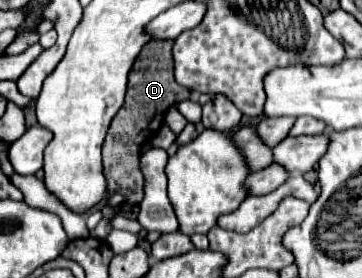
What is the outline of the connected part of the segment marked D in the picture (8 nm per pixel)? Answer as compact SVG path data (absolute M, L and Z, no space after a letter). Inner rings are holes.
M152 40L148 46L144 46L140 58L130 72L126 102L120 108L118 118L110 124L102 148L108 190L124 194L128 198L128 204L132 206L140 204L144 194L144 178L140 172L140 146L152 138L152 132L158 132L168 108L176 104L176 100L188 100L192 94L192 90L186 90L174 80L172 44L174 40Z

